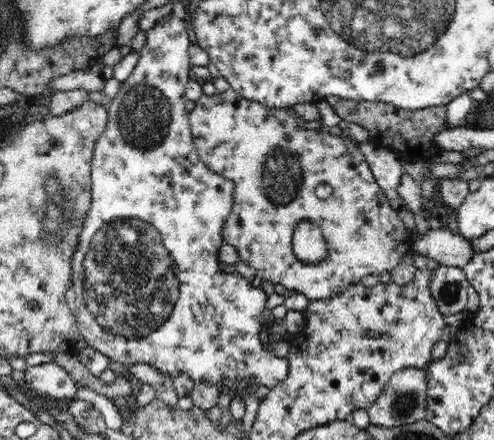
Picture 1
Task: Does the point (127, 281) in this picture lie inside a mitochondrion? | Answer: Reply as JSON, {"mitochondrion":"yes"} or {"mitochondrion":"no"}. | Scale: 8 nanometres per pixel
{"mitochondrion":"yes"}

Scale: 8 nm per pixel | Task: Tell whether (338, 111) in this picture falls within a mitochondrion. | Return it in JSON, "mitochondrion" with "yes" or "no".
{"mitochondrion":"no"}

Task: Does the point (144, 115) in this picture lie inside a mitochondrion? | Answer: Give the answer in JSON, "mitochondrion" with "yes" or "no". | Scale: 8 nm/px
{"mitochondrion":"yes"}

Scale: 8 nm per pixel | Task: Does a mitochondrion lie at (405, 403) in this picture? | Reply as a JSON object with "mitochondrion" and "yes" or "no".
{"mitochondrion":"yes"}

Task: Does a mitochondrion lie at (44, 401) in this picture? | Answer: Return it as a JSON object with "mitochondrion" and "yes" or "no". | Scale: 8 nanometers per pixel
{"mitochondrion":"no"}

